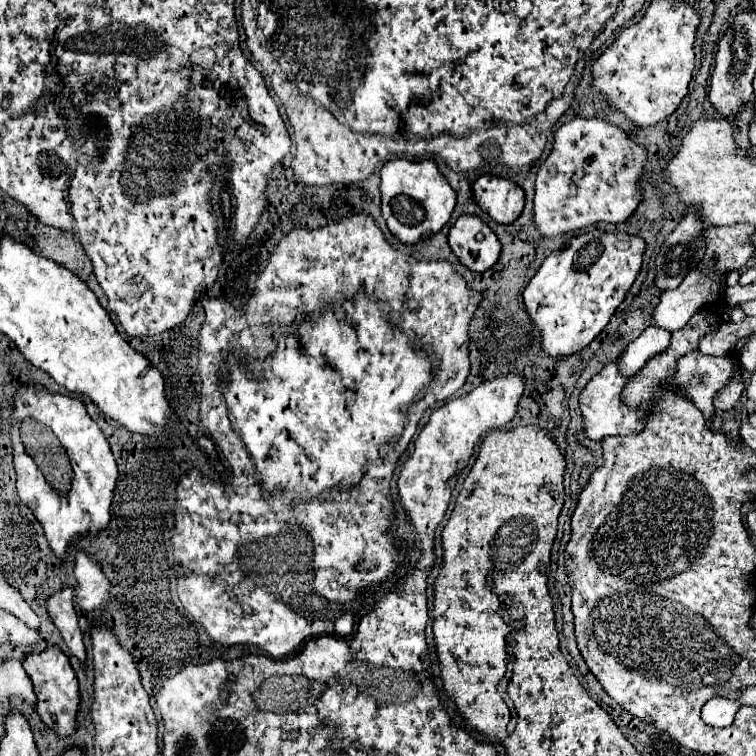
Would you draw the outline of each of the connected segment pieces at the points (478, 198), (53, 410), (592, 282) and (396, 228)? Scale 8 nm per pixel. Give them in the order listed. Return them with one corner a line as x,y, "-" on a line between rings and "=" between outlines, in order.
480,176
472,184
474,202
498,224
510,224
524,208
524,190
498,176
=
22,388
14,400
12,448
22,502
42,522
52,552
62,560
68,542
80,534
96,536
110,524
110,506
118,466
98,424
86,414
80,398
50,394
44,388
=
594,230
572,238
566,250
552,252
542,262
522,296
530,320
540,330
544,354
552,358
578,354
604,330
640,272
644,248
638,236
=
404,158
386,162
382,172
380,192
382,192
382,216
390,232
402,244
416,244
428,236
434,236
450,220
456,206
456,192
450,188
446,178
438,172
434,160
410,162

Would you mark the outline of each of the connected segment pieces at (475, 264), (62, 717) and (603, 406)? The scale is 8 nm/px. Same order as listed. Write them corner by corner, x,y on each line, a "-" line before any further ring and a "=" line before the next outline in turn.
460,216
448,234
448,244
472,272
486,272
500,256
498,238
478,216
=
48,648
42,654
32,654
22,662
26,674
30,676
34,684
34,692
38,696
36,712
40,720
54,730
56,736
66,738
68,734
76,732
76,716
78,716
78,704
80,704
80,692
78,692
78,680
76,674
68,662
68,656
60,648
=
606,364
604,370
600,374
596,374
586,384
586,388
580,394
580,410
582,410
586,438
598,442
604,436
626,436
626,434
634,434
634,432
644,428
644,422
646,422
644,414
640,410
628,408
620,400
620,390
624,388
626,382
628,382
628,378
618,374
618,366
616,364

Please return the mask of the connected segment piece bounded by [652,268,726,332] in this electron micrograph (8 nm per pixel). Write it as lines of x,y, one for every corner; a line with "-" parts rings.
694,268
678,288
662,292
660,302
652,312
654,324
668,332
684,328
694,312
722,294
724,278
726,274
714,278
710,270

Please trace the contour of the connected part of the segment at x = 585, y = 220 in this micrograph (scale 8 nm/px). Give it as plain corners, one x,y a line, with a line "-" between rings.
574,118
554,132
554,148
536,176
534,226
542,236
556,238
598,222
620,224
642,200
636,180
646,164
646,152
628,134
598,118

